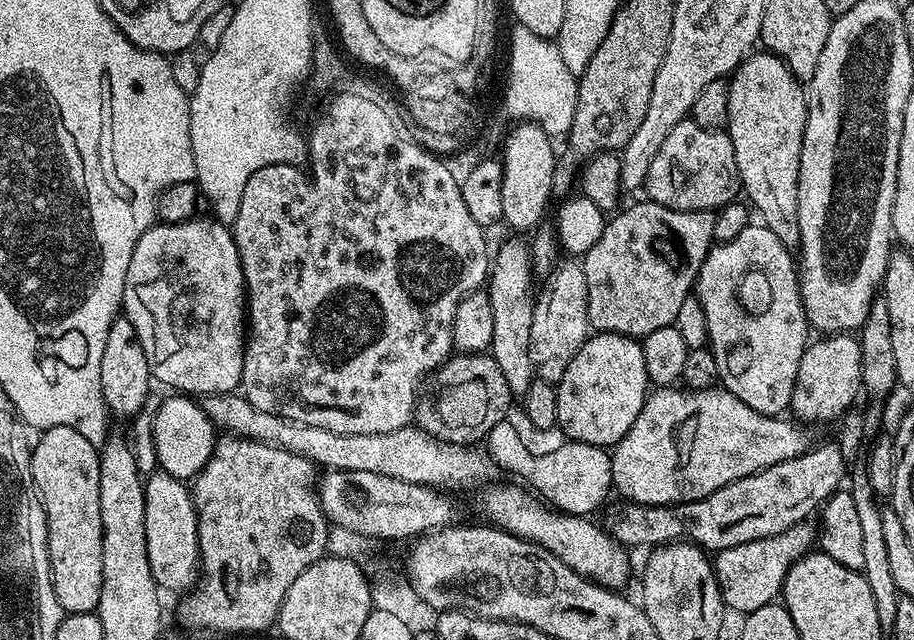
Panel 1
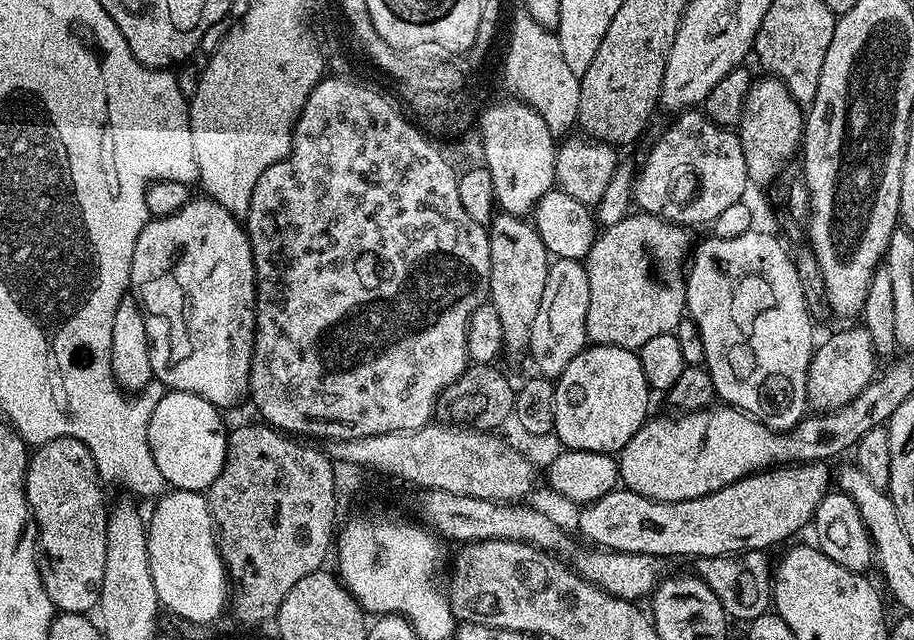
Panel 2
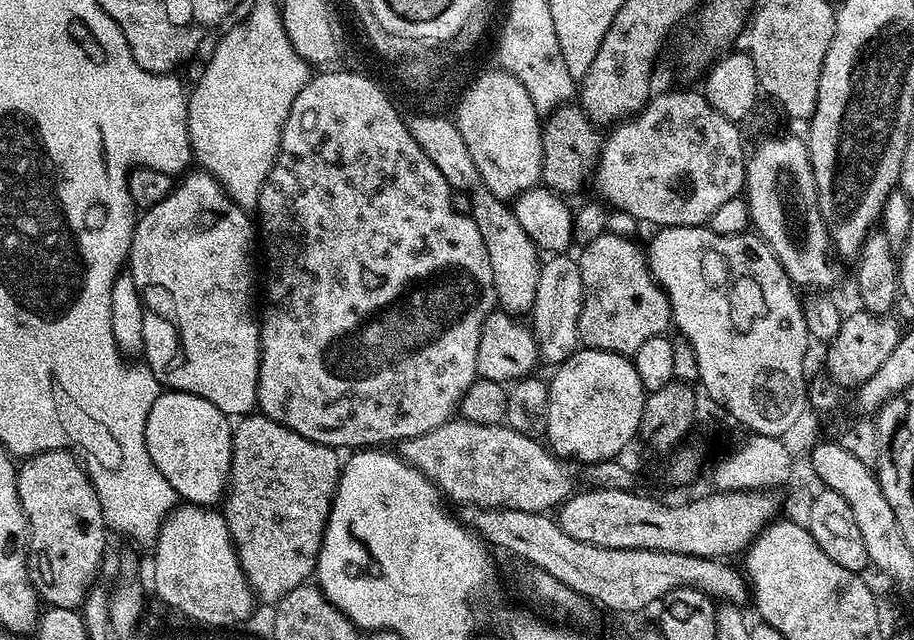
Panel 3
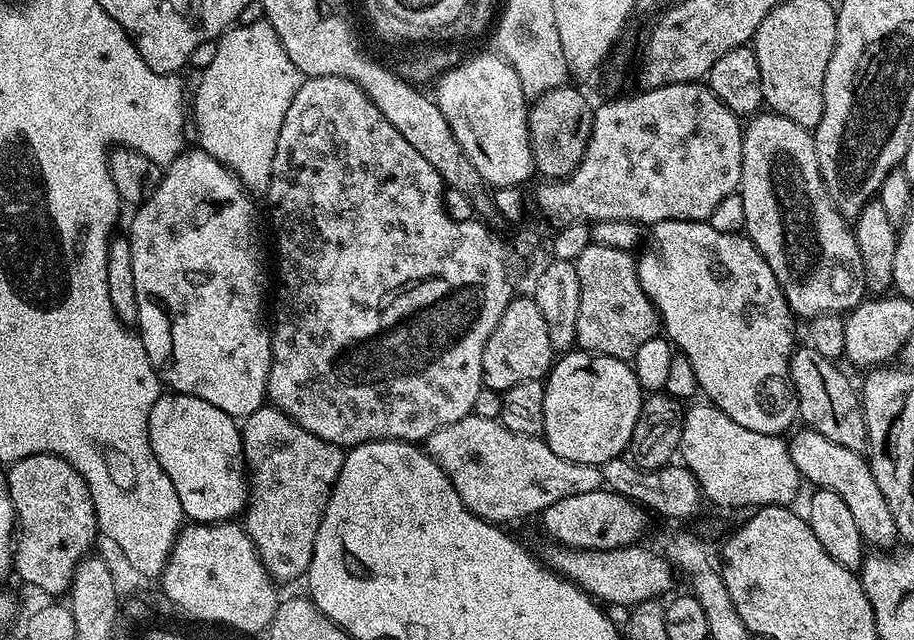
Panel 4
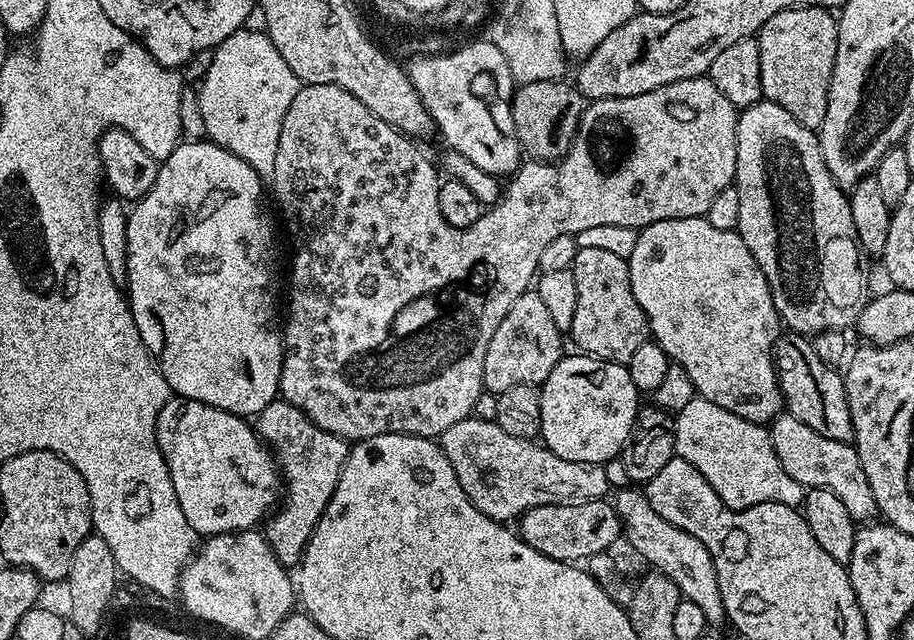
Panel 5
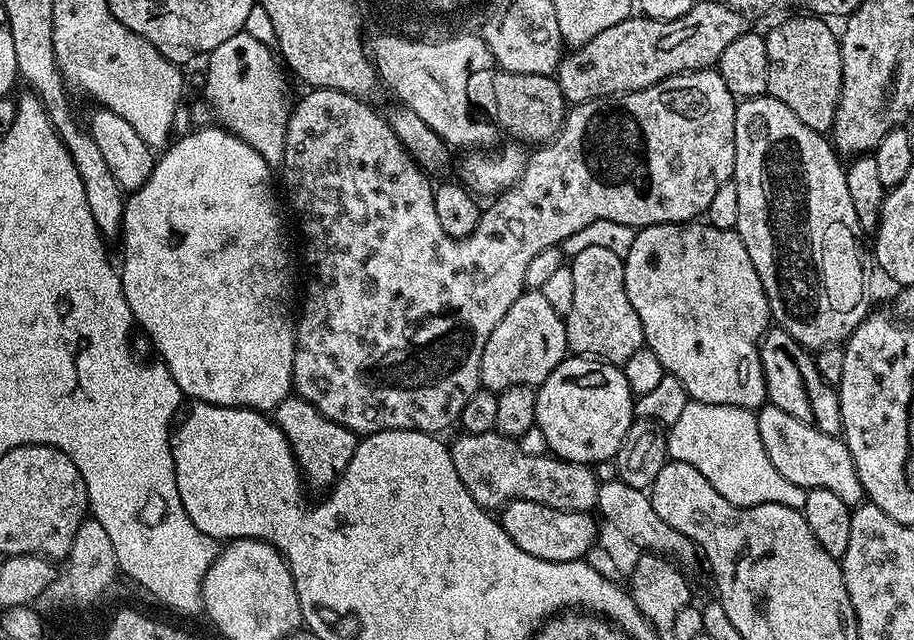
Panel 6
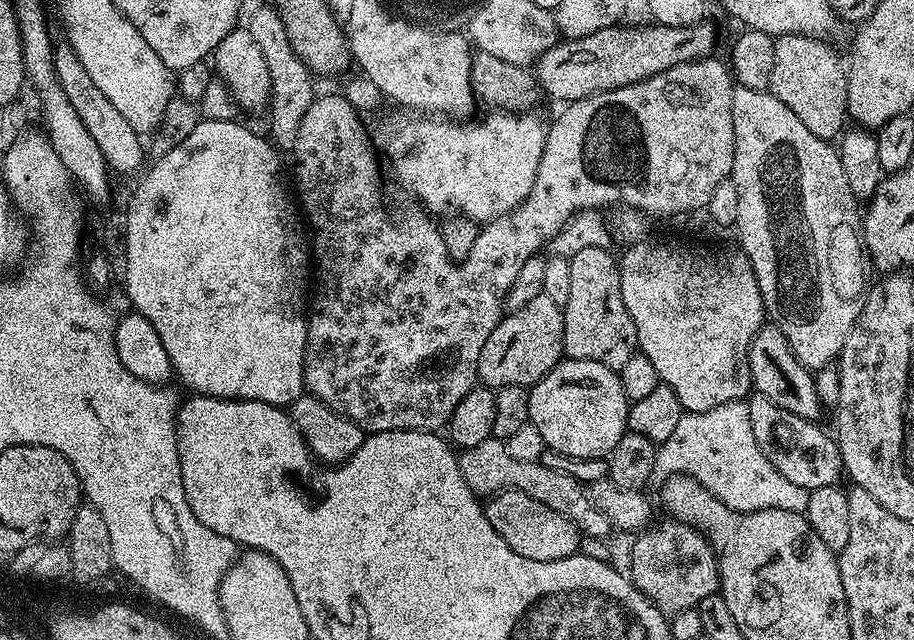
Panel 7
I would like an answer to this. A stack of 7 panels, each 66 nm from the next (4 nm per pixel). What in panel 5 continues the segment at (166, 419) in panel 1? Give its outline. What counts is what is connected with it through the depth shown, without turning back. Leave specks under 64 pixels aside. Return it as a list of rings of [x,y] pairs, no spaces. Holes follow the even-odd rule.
[[[189,400],[183,405],[185,408],[176,416],[176,421],[169,426],[168,429],[163,429],[162,439],[160,440],[160,449],[164,452],[164,461],[170,470],[170,482],[174,482],[174,494],[178,494],[178,506],[182,506],[182,514],[186,514],[186,522],[190,522],[190,526],[201,537],[217,536],[223,532],[247,532],[255,529],[256,524],[265,519],[277,507],[278,493],[282,488],[280,473],[276,467],[275,459],[263,440],[256,434],[256,429],[245,417],[235,416],[226,410],[218,410],[214,406],[206,406],[197,400]]]

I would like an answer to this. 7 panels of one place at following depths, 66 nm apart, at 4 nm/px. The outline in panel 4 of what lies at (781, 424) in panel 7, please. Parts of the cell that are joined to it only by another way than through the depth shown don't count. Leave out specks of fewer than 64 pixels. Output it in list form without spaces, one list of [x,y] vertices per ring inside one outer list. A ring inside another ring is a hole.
[[[805,427],[803,431],[798,433],[793,440],[787,441],[790,458],[794,462],[794,466],[800,471],[801,477],[807,483],[809,480],[816,488],[825,488],[838,494],[838,498],[842,498],[842,502],[846,502],[847,508],[850,509],[850,514],[854,517],[854,522],[858,526],[862,538],[873,549],[895,549],[898,544],[898,533],[894,514],[890,514],[890,506],[886,503],[886,497],[882,495],[882,490],[878,490],[878,482],[874,482],[872,467],[868,465],[867,459],[854,450],[846,450],[846,446],[838,446],[838,442],[830,442],[830,438],[822,438],[822,434],[818,434],[813,428]]]

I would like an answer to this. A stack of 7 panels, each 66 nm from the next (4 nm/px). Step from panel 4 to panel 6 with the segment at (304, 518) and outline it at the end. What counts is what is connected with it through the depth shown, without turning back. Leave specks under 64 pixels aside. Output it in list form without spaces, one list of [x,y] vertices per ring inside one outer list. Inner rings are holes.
[[[289,394],[276,407],[274,419],[292,448],[301,477],[316,488],[331,489],[344,475],[346,466],[350,466],[350,458],[354,458],[358,443],[357,433],[351,432],[346,426],[338,426],[338,422],[326,418],[317,408],[310,406],[310,402],[295,394]]]

